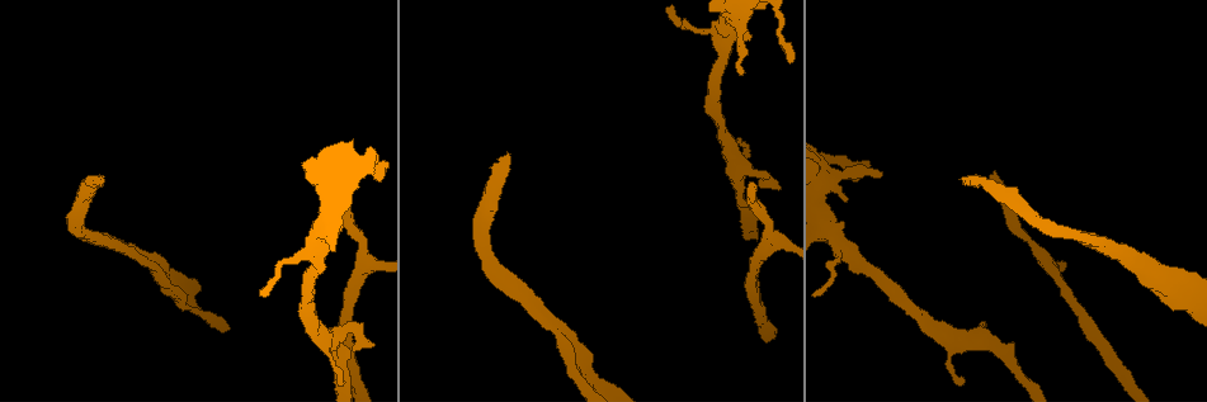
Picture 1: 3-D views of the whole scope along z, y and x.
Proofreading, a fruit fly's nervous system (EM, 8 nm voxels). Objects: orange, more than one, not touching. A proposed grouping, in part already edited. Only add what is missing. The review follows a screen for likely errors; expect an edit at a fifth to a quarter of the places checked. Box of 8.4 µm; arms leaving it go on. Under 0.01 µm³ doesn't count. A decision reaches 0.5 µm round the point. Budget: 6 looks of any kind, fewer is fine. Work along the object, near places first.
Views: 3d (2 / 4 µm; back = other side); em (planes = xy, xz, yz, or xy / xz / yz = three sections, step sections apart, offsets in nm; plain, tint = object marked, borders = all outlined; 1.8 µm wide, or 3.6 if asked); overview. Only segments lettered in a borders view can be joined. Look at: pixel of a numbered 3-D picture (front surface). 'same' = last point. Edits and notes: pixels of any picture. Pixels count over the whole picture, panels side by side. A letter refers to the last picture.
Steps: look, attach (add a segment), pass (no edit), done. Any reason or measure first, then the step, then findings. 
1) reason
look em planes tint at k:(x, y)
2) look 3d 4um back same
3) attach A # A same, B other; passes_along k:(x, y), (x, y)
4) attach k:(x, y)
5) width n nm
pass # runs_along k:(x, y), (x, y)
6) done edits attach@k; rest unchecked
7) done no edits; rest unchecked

free end
look em planes tint at 1:(996, 172)

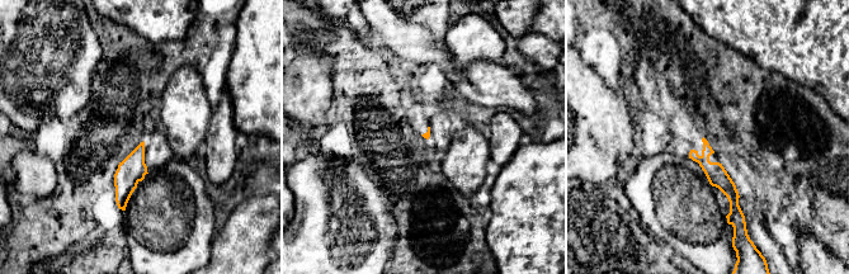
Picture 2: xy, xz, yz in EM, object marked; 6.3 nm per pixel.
look em planes borders same

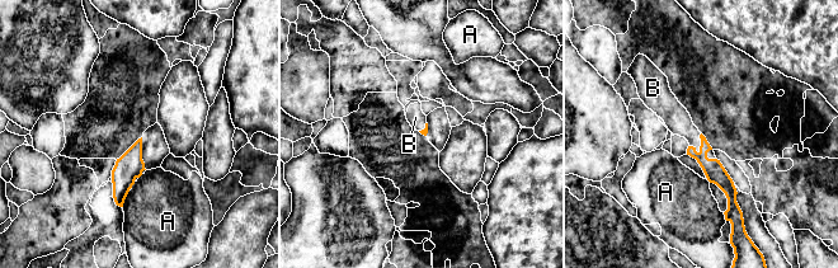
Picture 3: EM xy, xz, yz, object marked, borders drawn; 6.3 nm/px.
longest_contact B 130 nm
attach B # A other, B same; passes_along 3:(714, 170), (701, 144), (676, 117); it goes on there

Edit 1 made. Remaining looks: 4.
look em yz step 4 borders at 1:(741, 73)

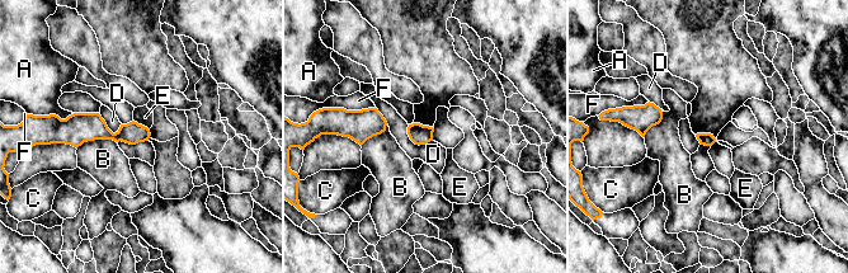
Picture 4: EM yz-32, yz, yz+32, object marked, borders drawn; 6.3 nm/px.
width 80 nm
pass # A other, B other, C other, D other, E other, F other; border 4:(696, 133), (710, 133), (716, 140); no lettered segment goes on from it

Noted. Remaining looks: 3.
a fork
look em planes borders at 1:(1045, 256)

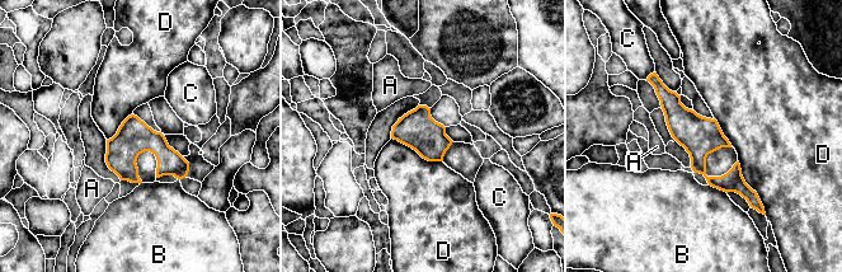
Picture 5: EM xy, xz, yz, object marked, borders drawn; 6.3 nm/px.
width 220 nm
pass # A other, B other, C other, D other; runs_along 5:(657, 83), (702, 172), (752, 200); none of them fits

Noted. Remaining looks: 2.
done edits attach@3; rest unchecked

